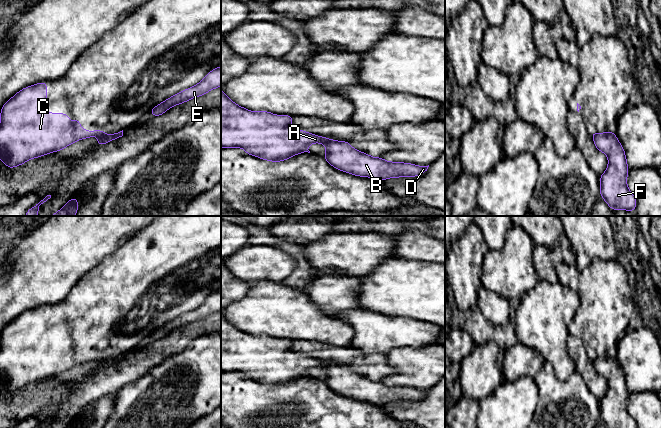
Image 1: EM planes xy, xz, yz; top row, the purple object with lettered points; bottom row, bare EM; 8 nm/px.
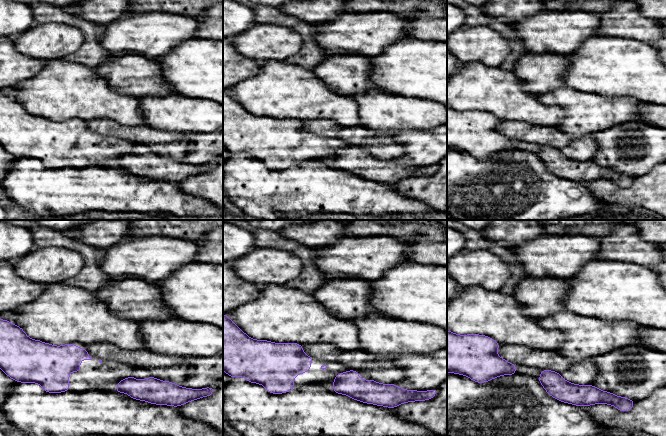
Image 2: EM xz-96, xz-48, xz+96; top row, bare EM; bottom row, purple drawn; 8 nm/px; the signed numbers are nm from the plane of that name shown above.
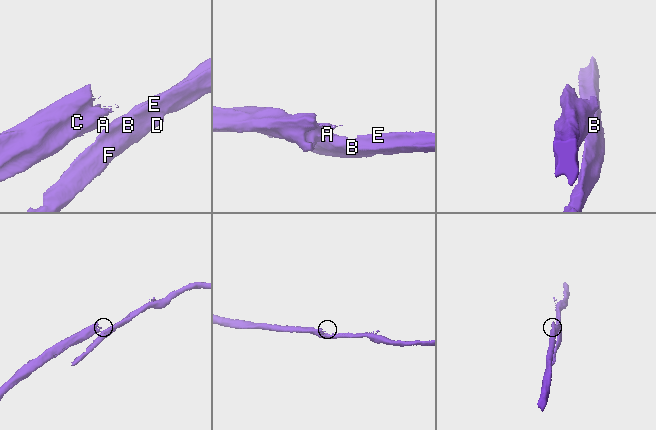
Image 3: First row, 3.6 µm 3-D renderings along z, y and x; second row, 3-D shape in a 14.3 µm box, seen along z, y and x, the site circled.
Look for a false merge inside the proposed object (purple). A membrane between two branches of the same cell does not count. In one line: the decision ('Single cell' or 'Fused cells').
Fused cells

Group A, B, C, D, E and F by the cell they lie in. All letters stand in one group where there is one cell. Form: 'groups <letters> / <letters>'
groups A C / B D E F

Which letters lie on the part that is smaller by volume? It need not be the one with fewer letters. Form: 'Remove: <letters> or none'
Remove: B, D, E, F

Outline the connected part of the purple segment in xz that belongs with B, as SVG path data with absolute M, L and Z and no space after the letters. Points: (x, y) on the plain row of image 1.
M330 364L325 370L324 382L331 390L352 399L370 401L377 405L415 401L425 397L429 391L372 381L354 373L347 365Z

